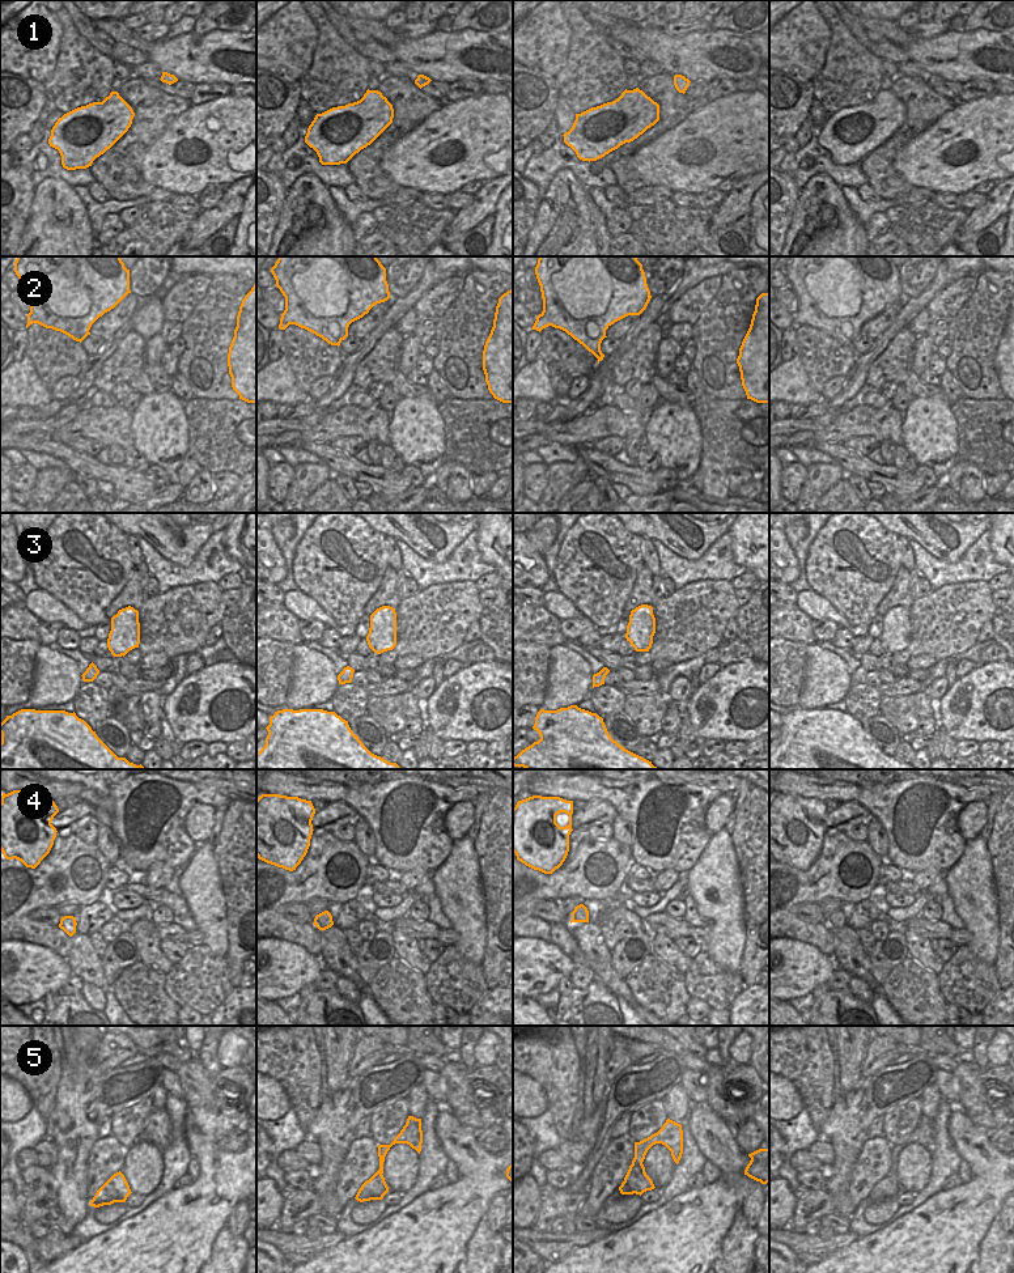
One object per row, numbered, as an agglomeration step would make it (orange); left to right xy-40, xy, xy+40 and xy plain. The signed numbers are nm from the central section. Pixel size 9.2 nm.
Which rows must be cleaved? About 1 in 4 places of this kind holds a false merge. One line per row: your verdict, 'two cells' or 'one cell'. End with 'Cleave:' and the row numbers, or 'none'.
1: one cell
2: one cell
3: one cell
4: one cell
5: two cells
Cleave: 5

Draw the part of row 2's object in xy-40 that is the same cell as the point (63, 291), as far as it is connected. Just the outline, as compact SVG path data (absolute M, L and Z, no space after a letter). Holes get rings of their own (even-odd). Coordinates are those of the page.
M17 256L14 272L33 304L26 328L38 323L82 341L92 324L130 290L122 256Z

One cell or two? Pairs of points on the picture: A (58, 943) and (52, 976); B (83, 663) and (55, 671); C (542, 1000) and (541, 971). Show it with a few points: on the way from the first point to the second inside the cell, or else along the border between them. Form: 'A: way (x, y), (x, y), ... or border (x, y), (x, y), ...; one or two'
A: border (28, 941), (46, 946), (64, 959); two
B: border (51, 648), (69, 656), (76, 662), (81, 674); two
C: border (556, 987), (534, 997); two

